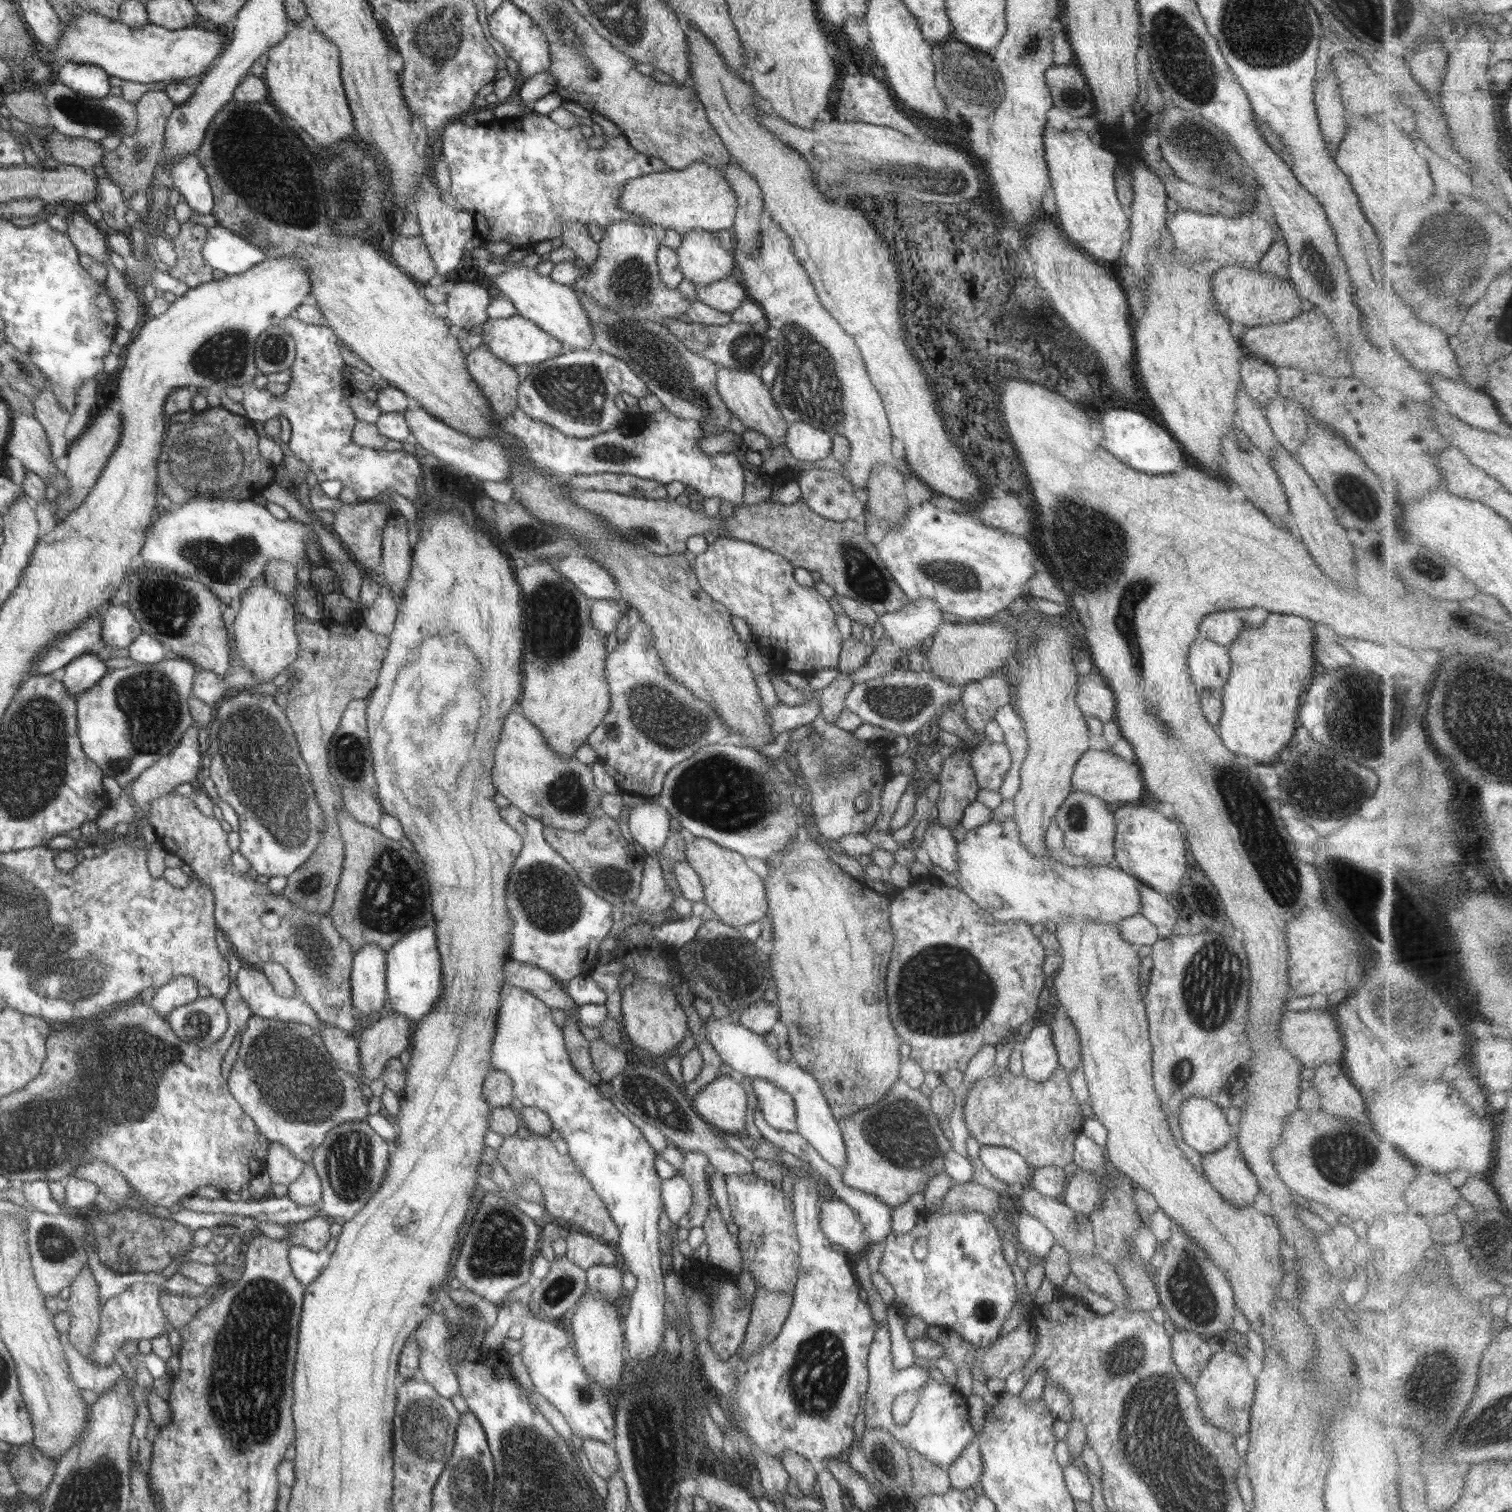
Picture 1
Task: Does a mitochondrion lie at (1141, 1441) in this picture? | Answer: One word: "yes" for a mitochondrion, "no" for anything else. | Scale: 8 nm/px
yes

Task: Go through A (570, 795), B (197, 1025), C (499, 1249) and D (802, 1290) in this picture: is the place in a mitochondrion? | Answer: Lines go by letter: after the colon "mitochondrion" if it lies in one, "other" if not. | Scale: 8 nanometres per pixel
A: mitochondrion
B: mitochondrion
C: mitochondrion
D: other

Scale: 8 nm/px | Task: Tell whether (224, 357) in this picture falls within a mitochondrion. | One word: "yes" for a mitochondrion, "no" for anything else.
yes

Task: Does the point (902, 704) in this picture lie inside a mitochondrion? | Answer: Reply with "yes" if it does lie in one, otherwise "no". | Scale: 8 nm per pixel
yes

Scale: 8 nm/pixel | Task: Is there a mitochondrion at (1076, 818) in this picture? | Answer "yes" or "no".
yes

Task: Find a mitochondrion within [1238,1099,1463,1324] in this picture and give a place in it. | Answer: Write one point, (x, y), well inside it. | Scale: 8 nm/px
(1341, 1162)

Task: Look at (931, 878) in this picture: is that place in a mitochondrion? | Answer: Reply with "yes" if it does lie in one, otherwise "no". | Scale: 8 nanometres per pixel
no

